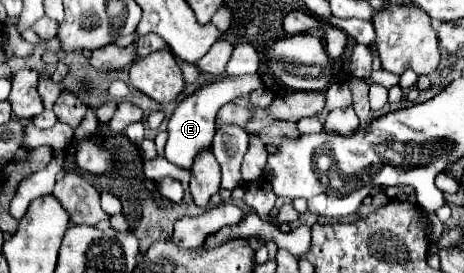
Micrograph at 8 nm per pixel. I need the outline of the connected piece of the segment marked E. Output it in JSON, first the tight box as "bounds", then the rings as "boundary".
{"bounds":[165,75,261,169],"boundary":[[[253,75],[253,77],[227,77],[227,79],[219,81],[219,83],[203,85],[193,95],[185,97],[177,105],[173,117],[169,119],[169,125],[167,125],[167,133],[169,133],[167,145],[165,145],[165,157],[167,157],[167,161],[173,163],[173,165],[177,165],[177,167],[181,167],[181,169],[191,169],[195,157],[201,151],[205,151],[205,149],[211,147],[211,141],[213,141],[213,135],[215,135],[215,117],[217,117],[217,111],[225,103],[229,103],[229,101],[241,97],[241,95],[253,93],[259,87],[261,87],[259,75]]]}

